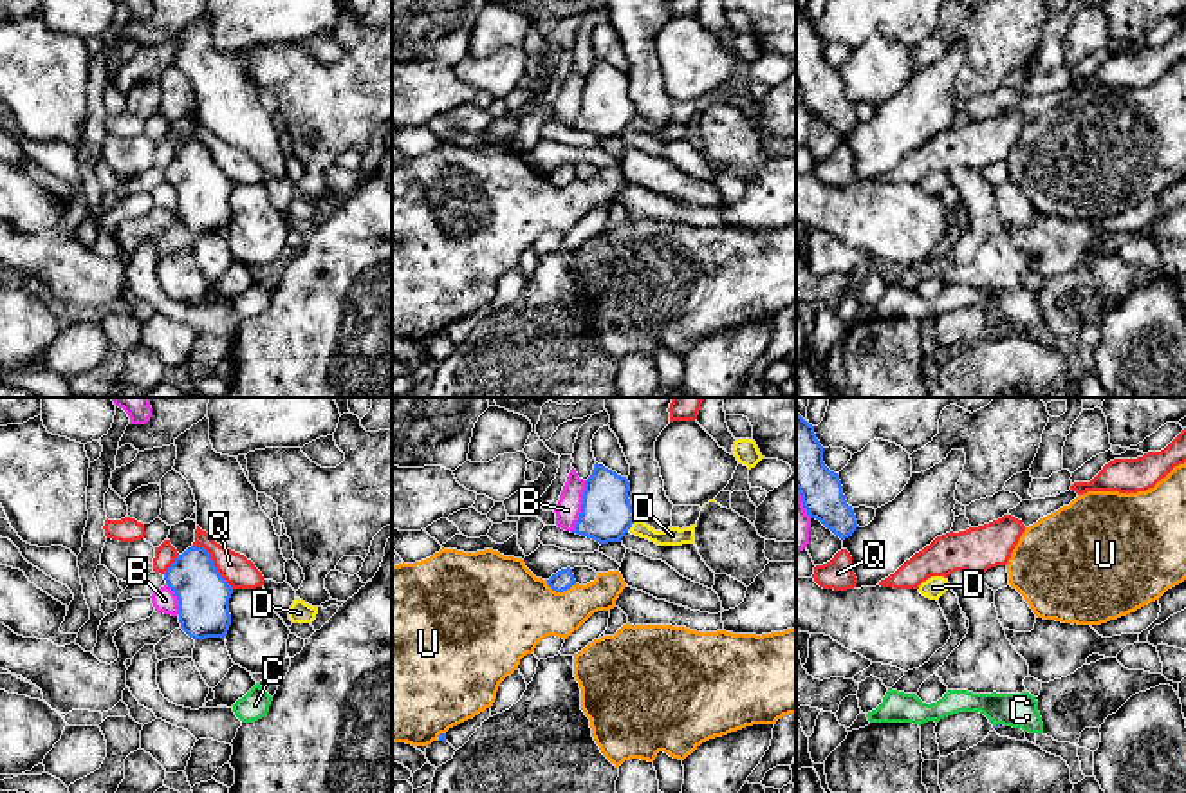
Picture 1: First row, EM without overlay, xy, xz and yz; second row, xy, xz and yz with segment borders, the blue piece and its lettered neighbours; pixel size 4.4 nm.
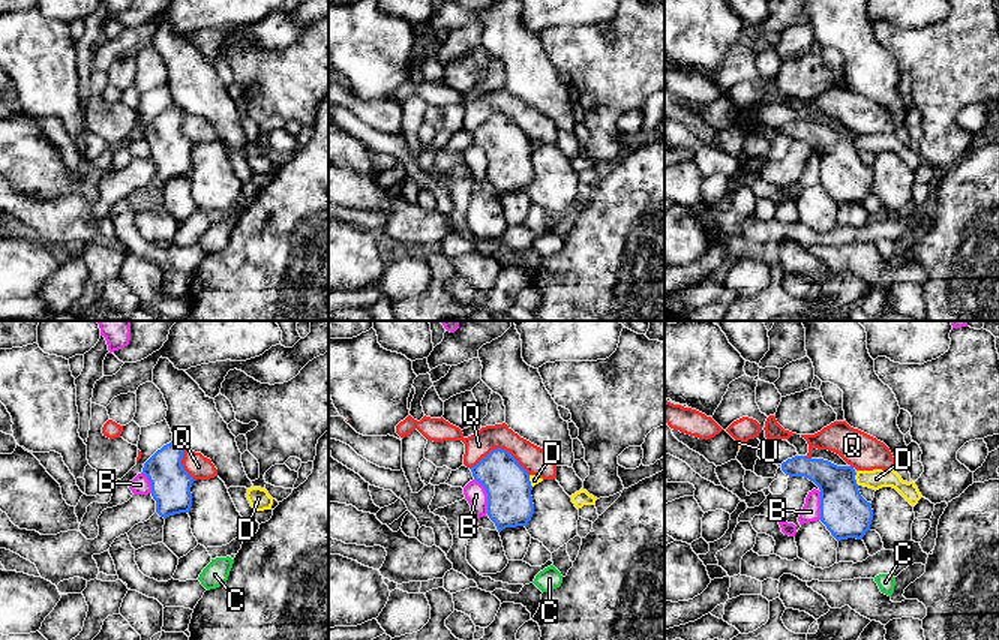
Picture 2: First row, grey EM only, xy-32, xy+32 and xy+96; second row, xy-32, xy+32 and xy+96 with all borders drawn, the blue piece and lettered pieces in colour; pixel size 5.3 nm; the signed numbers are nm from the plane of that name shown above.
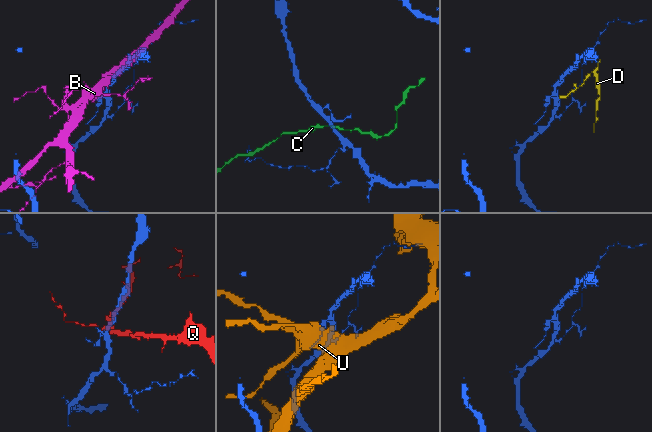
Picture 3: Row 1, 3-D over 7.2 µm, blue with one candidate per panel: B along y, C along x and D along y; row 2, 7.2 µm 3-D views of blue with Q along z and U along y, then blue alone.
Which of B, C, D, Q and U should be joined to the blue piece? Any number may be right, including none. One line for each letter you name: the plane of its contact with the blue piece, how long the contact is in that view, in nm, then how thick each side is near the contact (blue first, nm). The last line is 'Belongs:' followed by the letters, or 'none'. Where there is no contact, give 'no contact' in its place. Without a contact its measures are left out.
Belongs: none

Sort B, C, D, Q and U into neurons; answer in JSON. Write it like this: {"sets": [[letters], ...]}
{"sets": [["B"], ["C"], ["D"], ["Q"], ["U"]]}

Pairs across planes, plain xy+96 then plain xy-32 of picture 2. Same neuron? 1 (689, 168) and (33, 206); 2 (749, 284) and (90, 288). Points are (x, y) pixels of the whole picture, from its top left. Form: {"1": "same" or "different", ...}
{"1": "same", "2": "different"}

